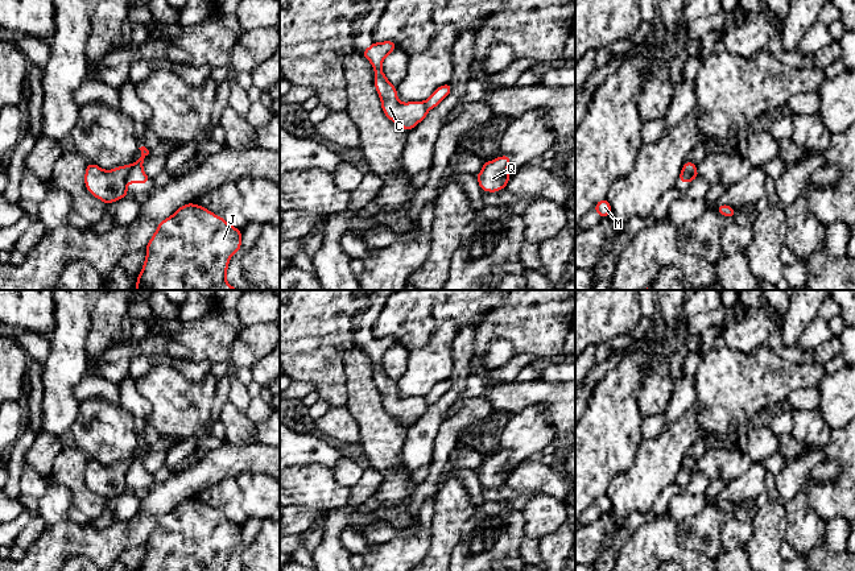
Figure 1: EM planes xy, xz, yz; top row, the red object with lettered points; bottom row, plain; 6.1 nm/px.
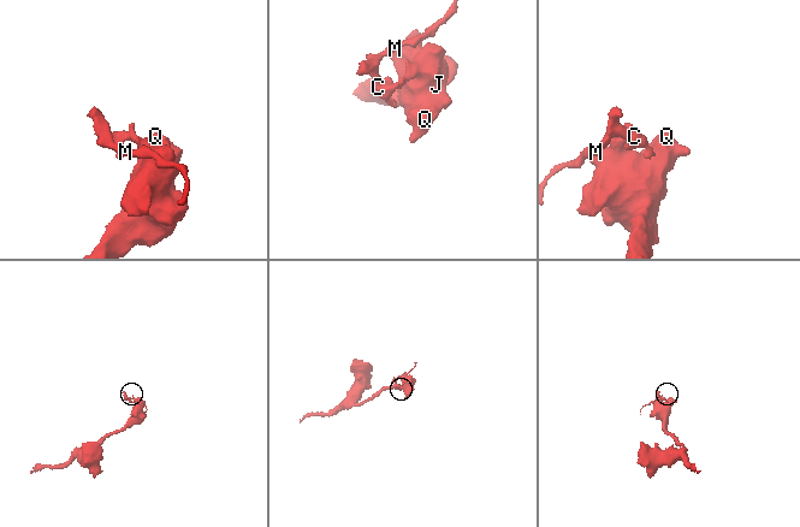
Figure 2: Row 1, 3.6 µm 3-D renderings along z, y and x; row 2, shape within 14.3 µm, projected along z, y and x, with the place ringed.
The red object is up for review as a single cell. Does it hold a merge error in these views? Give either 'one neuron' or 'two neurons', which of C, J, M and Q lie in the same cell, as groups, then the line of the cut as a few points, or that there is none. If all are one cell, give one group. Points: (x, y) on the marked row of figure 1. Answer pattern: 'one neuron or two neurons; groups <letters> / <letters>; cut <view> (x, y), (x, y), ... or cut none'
two neurons; groups C M / J Q; cut xy (133, 165), (126, 182)

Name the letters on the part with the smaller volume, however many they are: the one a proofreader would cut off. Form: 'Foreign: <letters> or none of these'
Foreign: C, M

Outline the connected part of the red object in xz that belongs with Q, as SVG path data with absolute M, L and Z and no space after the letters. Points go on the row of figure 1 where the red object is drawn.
M501 156L490 162L484 162L482 171L476 175L482 191L496 193L507 187L507 183L512 177L507 171L509 164L509 156Z

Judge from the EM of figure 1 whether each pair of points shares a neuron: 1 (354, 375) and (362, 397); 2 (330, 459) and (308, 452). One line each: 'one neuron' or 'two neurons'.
1: one neuron
2: one neuron

